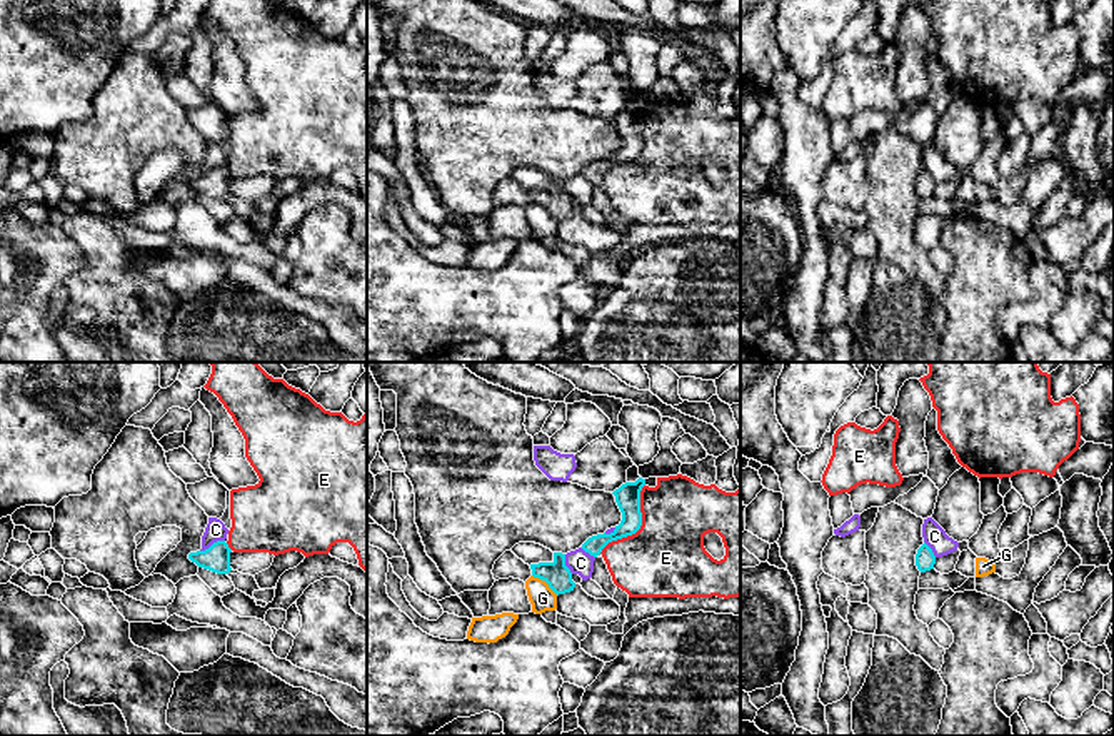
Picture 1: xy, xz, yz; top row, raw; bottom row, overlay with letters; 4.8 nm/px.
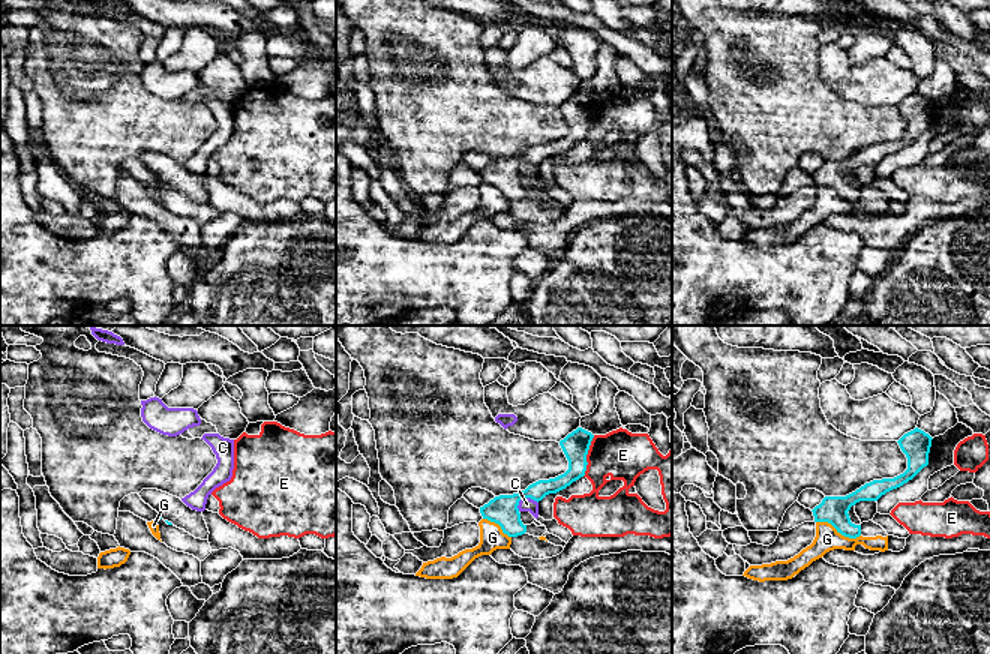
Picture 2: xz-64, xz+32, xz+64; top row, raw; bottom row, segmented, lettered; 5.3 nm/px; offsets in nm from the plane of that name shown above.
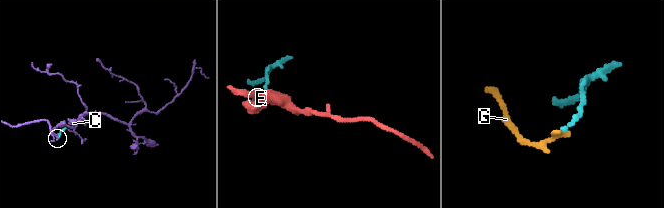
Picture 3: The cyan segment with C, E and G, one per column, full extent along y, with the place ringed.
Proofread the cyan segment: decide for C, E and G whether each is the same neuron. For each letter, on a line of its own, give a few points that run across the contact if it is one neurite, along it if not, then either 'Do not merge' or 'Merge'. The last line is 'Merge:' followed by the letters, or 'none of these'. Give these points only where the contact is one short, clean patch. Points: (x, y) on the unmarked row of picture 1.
C: Line: xy (224, 166), (217, 166), (200, 177). Do not merge
E: Line: xz (644, 110), (641, 152), (612, 166), (599, 179). Do not merge
G: Line: xz (532, 201), (541, 204), (557, 221). Do not merge
Merge: none of these

